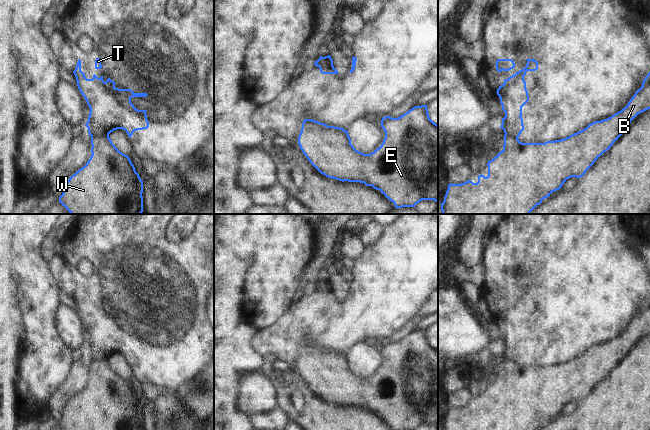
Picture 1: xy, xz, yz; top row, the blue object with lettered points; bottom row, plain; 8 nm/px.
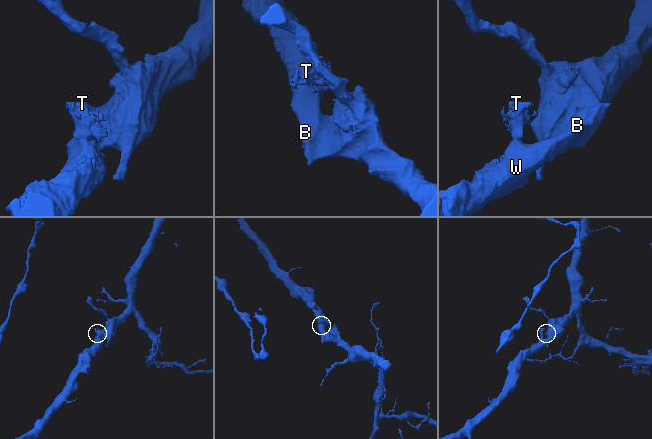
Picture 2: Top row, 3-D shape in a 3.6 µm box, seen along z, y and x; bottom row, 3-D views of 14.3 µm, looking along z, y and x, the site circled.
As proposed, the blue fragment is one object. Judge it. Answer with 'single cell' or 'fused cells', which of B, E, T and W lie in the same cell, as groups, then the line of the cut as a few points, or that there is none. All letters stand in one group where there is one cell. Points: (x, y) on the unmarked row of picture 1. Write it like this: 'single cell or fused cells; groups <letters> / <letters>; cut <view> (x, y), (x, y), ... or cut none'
fused cells; groups B E W / T; cut xy (91, 359), (108, 360)

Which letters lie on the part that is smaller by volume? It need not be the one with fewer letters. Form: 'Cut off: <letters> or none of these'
Cut off: T

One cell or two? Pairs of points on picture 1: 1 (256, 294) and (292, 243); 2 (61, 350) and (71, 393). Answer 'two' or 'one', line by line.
1: one
2: two

